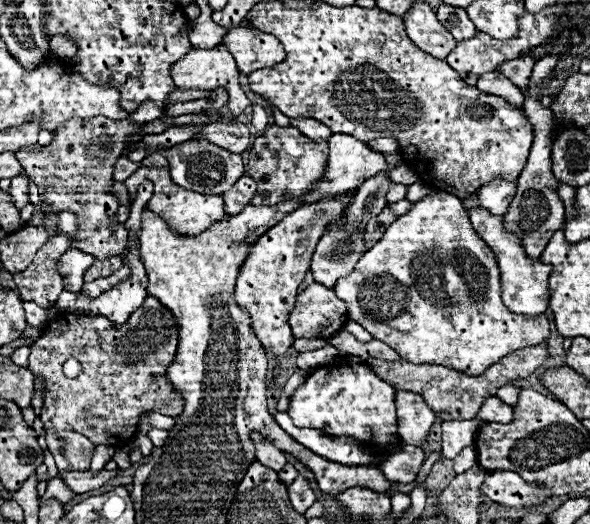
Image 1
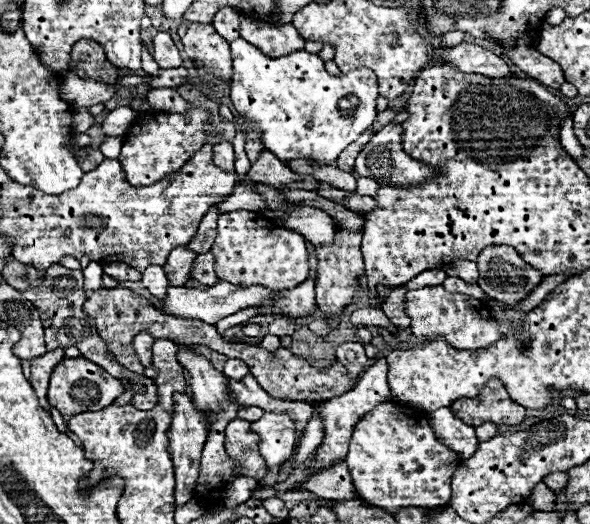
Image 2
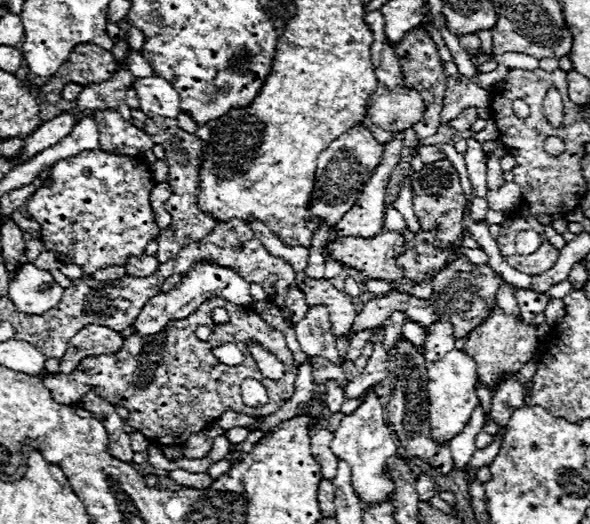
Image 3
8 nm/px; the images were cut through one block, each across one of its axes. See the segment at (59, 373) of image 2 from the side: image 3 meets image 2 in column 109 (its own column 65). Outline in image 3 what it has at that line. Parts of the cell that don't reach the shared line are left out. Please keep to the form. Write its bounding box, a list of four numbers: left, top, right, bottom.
[38,298,298,446]

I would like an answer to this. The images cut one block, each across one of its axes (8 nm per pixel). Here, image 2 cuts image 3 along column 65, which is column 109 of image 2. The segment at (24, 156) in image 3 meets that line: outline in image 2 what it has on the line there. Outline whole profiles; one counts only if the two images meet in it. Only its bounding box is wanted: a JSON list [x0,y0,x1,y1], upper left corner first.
[102,106,138,138]

